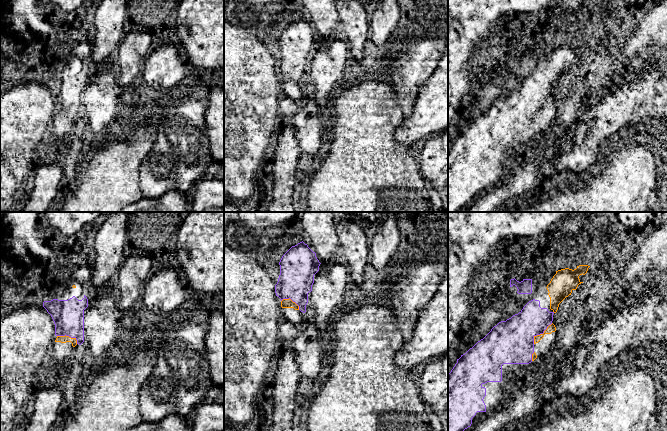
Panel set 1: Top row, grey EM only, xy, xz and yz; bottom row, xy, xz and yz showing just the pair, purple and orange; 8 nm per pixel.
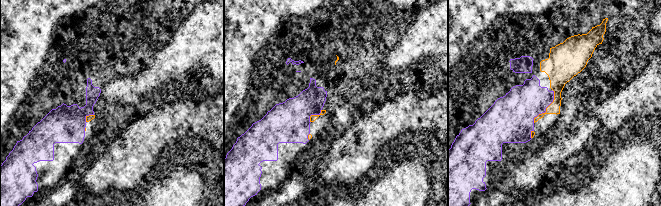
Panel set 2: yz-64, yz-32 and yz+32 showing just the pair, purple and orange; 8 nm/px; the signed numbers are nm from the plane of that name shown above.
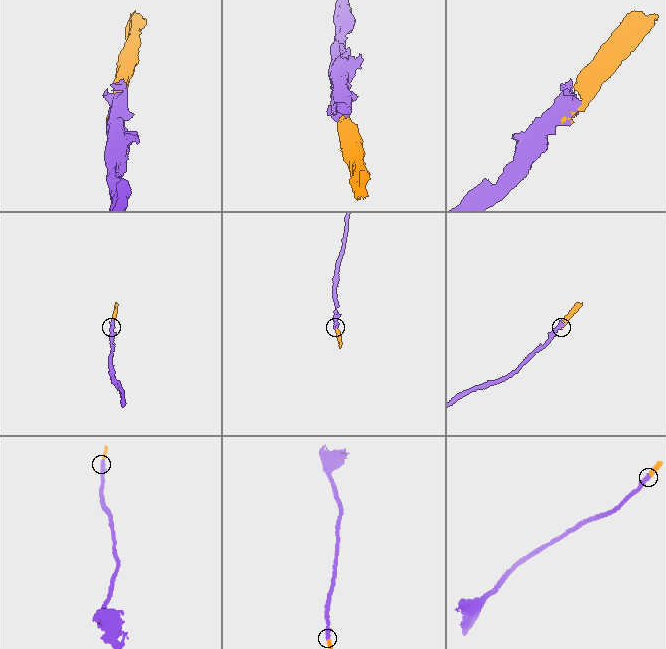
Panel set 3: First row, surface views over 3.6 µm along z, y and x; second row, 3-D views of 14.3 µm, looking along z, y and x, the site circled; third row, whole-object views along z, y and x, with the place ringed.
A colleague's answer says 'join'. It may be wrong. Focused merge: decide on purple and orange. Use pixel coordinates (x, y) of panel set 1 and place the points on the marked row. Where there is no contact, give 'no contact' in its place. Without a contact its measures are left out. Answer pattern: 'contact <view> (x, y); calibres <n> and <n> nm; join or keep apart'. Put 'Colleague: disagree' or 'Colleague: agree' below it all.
contact yz (540, 333); calibres 360 and 70 nm; join
Colleague: agree

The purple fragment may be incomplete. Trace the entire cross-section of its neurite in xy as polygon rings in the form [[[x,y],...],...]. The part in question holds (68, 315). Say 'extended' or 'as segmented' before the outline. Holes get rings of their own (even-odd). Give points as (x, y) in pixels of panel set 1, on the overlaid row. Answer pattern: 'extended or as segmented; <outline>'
extended; [[[85,295],[82,300],[73,296],[68,300],[44,301],[43,307],[54,321],[55,342],[71,342],[73,347],[84,342],[84,310],[88,307]]]

